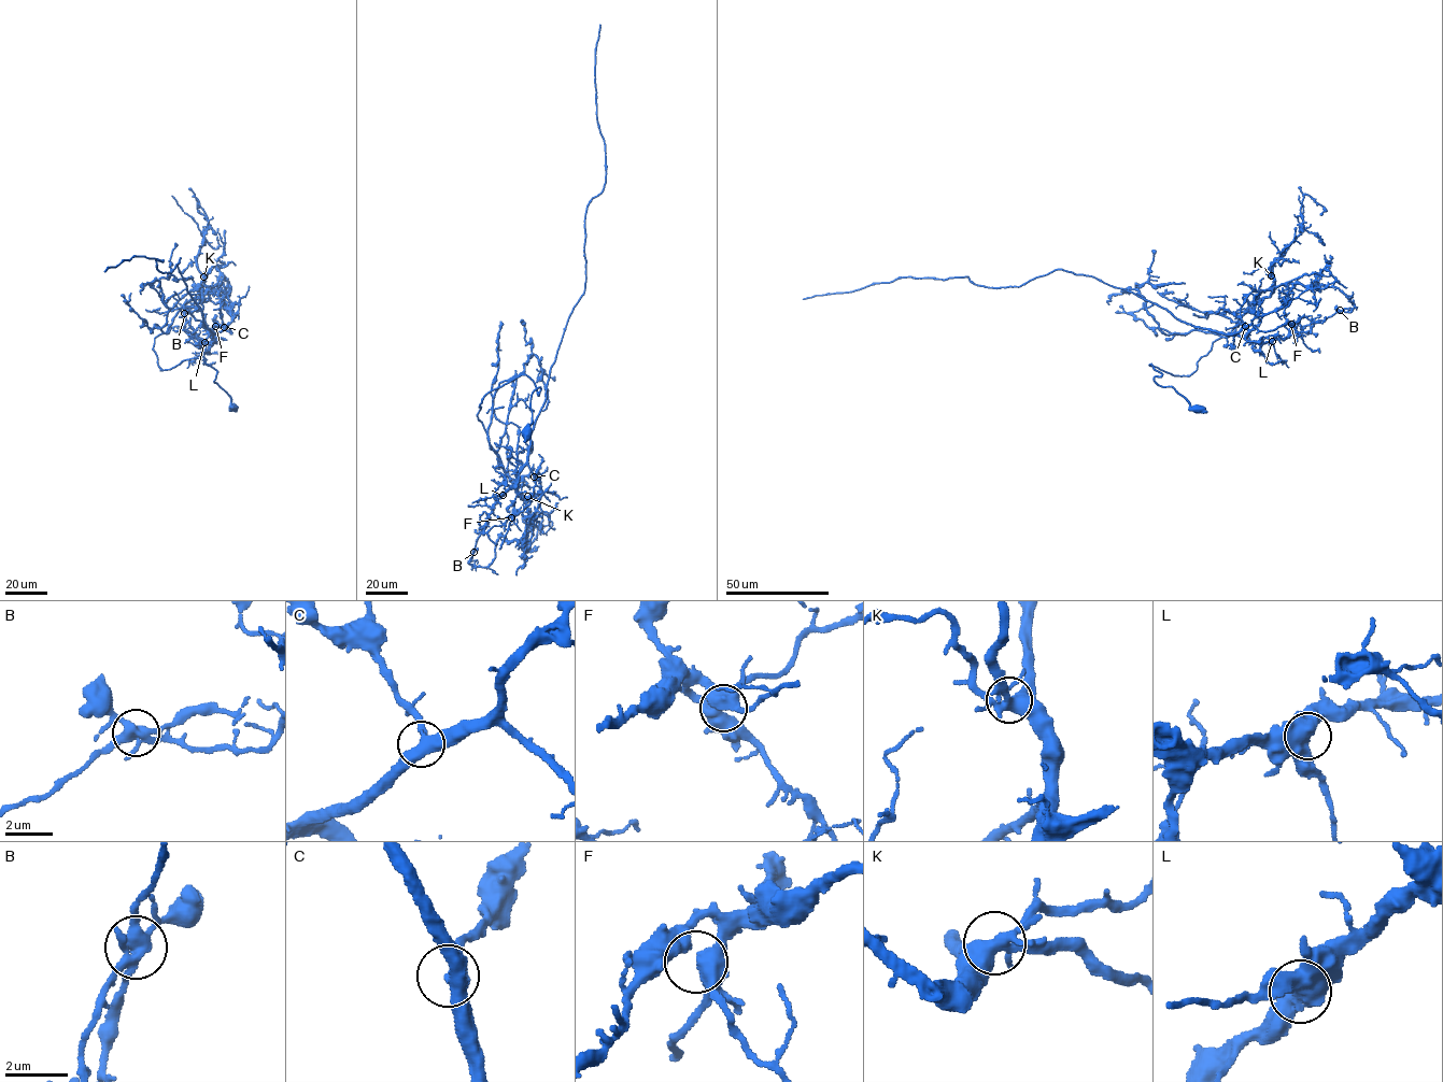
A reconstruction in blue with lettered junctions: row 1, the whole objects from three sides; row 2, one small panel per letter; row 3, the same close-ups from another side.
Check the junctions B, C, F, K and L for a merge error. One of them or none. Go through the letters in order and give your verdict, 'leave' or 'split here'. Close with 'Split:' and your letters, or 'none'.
B: split here
C: leave
F: leave
K: leave
L: leave
Split: B

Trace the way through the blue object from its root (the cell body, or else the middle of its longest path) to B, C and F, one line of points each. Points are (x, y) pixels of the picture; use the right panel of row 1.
B: (1198, 409), (1157, 384), (1162, 374), (1149, 364), (1189, 375), (1281, 284), (1338, 287), (1354, 307), (1339, 310)
C: (1198, 409), (1157, 384), (1162, 374), (1149, 364), (1189, 375), (1213, 342), (1291, 283), (1284, 304), (1245, 326)
F: (1198, 409), (1149, 364), (1189, 375), (1287, 283), (1287, 301), (1251, 324), (1291, 324)

